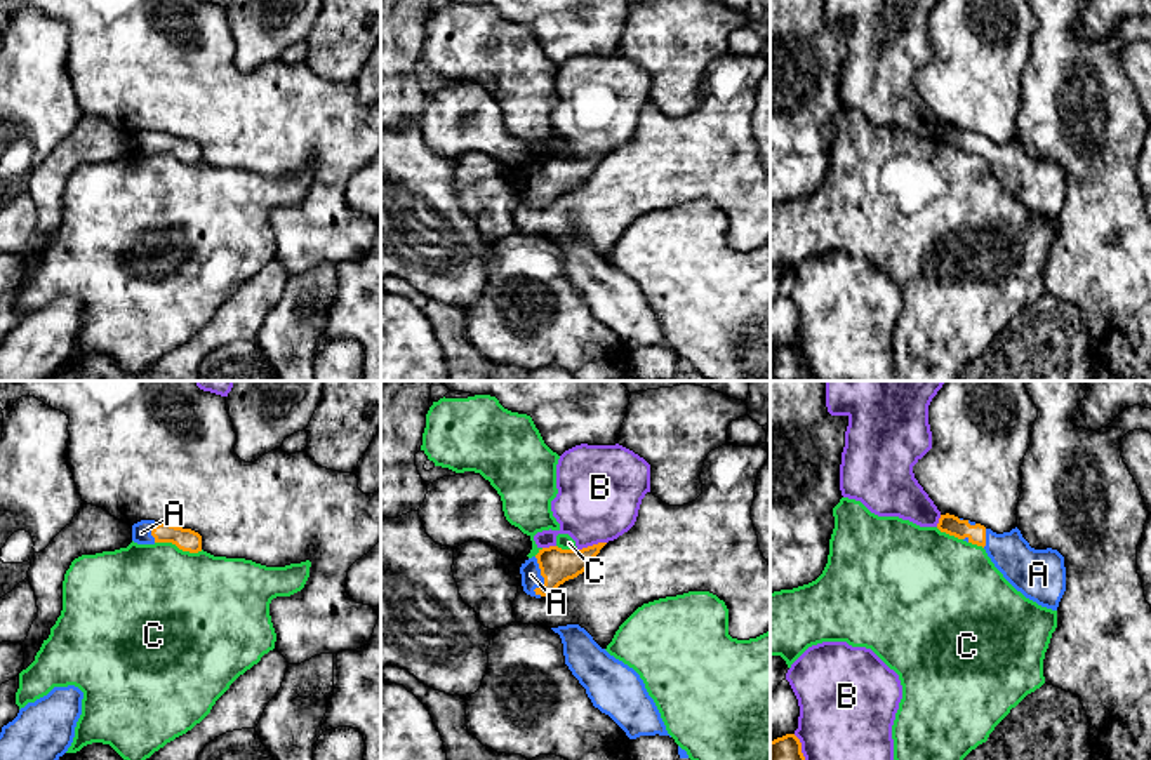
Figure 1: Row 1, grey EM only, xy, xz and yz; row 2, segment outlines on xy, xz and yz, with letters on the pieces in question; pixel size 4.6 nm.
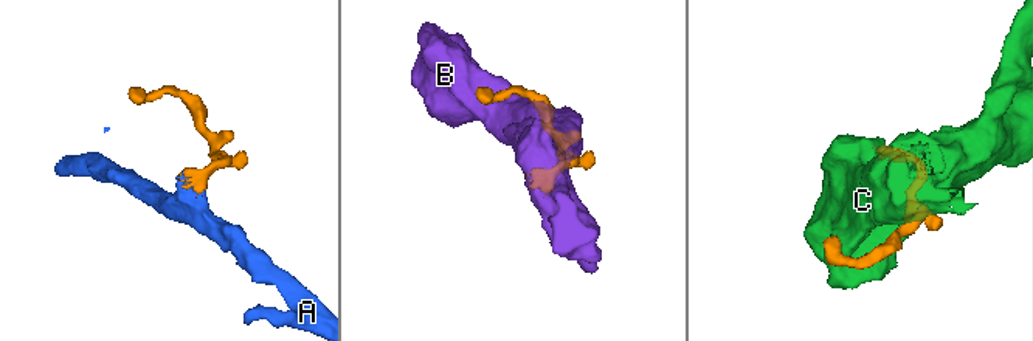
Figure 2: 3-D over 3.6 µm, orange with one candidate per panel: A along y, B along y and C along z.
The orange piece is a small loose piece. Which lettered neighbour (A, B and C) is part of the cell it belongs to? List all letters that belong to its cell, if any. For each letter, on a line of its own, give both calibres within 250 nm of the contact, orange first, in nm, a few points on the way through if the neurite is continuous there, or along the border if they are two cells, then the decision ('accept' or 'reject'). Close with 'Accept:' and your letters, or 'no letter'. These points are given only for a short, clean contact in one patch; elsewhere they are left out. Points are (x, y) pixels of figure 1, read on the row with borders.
A: calibres 160 and 100 nm; way xz (557, 566), (543, 576), (531, 574); accept
B: calibres 160 and 380 nm; reject
C: calibres 110 and 500 nm; reject
Accept: A

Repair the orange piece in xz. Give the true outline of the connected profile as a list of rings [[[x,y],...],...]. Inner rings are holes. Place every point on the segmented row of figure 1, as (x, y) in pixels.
[[[607,543],[582,550],[562,550],[549,546],[525,560],[520,567],[523,591],[541,598],[553,593],[560,584],[582,574]]]

